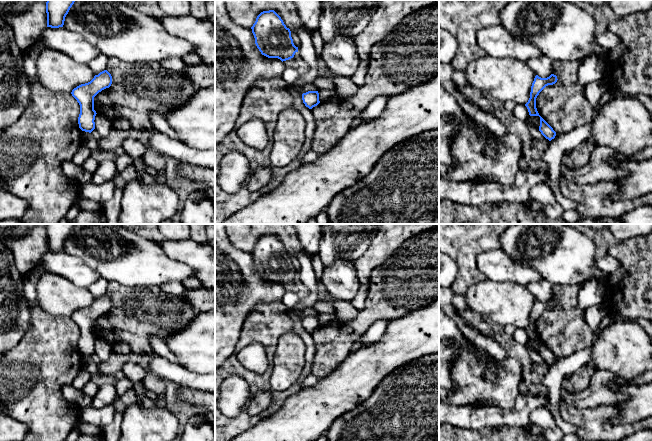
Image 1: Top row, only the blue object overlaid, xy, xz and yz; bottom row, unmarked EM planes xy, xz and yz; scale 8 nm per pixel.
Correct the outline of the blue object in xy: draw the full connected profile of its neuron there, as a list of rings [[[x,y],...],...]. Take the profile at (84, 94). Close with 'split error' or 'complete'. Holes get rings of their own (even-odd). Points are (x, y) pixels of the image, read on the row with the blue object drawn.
[[[104,70],[85,84],[81,84],[74,88],[71,92],[72,96],[80,105],[80,114],[78,117],[79,128],[82,131],[91,133],[95,129],[94,97],[102,90],[109,88],[112,84],[112,76]]]; complete

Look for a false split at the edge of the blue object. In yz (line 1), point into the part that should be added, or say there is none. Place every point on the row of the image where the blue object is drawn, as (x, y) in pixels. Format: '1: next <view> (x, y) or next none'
1: next none

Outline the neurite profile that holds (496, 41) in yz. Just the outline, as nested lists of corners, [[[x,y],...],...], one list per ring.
[[[501,25],[480,29],[476,34],[476,41],[486,55],[495,58],[514,58],[527,62],[543,55],[539,48],[515,39]]]

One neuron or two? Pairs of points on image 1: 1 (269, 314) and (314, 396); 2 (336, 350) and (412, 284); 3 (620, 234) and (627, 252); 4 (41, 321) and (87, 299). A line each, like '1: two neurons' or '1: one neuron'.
1: two neurons
2: one neuron
3: two neurons
4: two neurons

